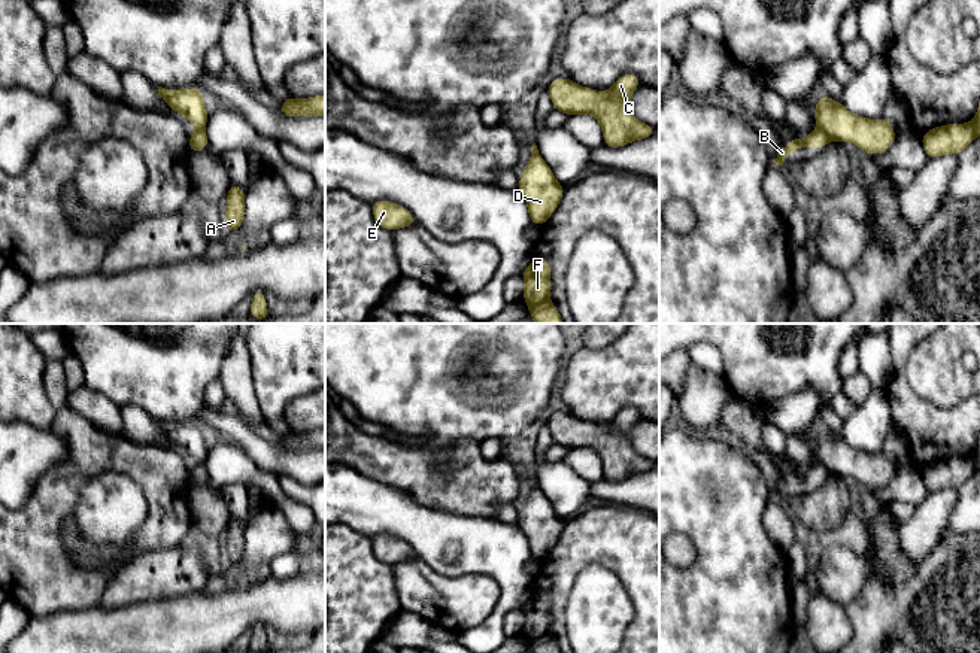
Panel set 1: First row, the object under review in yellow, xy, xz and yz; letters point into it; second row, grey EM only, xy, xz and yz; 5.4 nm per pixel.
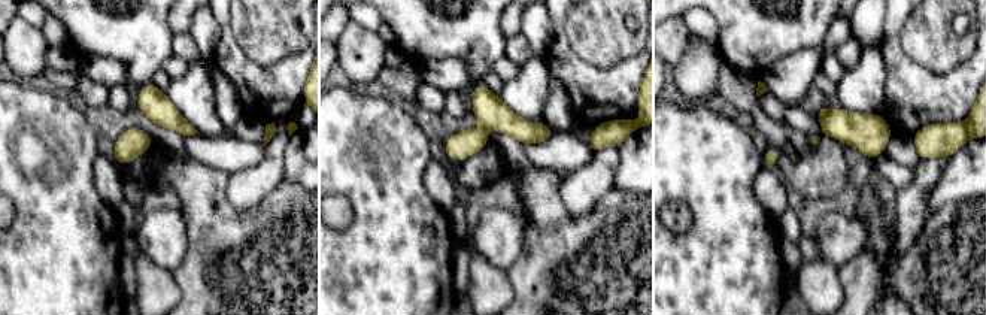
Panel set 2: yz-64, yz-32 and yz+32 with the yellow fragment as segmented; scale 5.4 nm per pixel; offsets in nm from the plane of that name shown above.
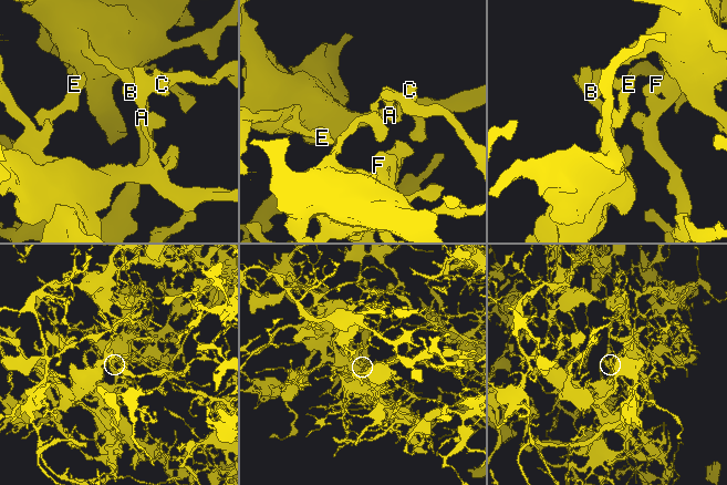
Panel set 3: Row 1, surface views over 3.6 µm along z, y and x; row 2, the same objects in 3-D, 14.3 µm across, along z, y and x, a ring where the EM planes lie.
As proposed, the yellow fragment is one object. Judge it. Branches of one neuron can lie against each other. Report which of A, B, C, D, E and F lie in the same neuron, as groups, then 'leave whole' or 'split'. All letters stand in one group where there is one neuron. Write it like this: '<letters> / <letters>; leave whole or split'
A B C E / D F; split

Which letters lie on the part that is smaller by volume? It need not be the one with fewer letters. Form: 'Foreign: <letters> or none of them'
Foreign: A, B, C, E

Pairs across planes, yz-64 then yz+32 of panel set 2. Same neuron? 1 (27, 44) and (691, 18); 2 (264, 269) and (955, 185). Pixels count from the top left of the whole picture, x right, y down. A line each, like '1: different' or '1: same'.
1: different
2: different

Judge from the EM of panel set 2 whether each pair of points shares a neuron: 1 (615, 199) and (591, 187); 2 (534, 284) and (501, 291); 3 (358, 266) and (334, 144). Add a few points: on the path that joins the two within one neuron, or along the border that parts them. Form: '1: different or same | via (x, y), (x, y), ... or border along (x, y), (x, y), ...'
1: different | border along (612, 187), (588, 212), (579, 217)
2: different | border along (504, 272), (510, 282), (513, 299)
3: same | via (363, 236), (363, 190), (346, 173)

